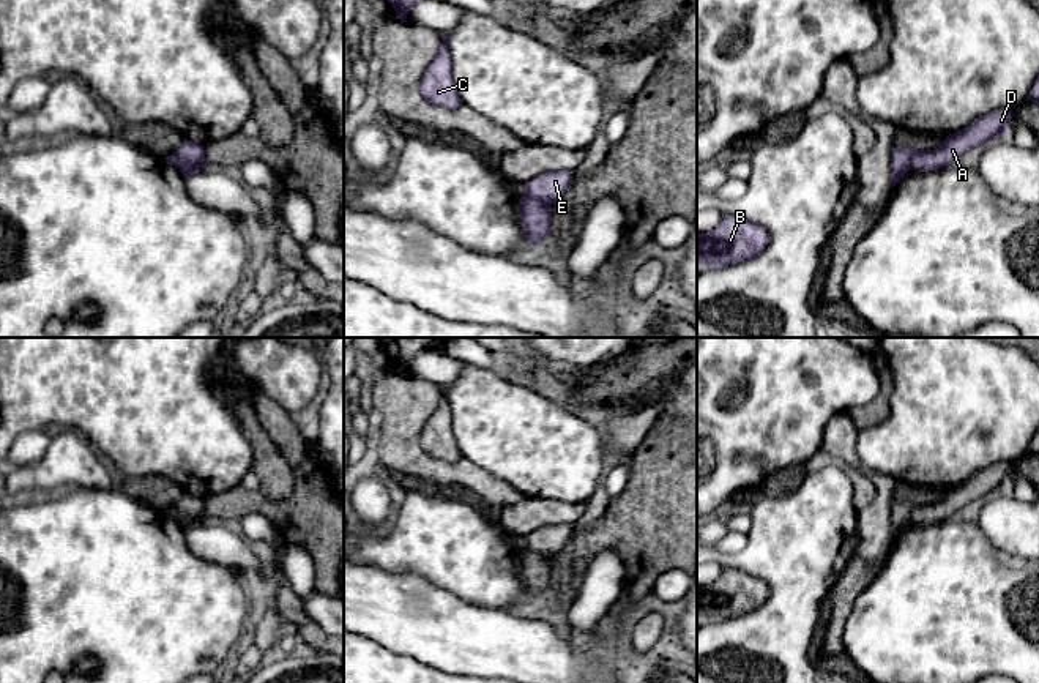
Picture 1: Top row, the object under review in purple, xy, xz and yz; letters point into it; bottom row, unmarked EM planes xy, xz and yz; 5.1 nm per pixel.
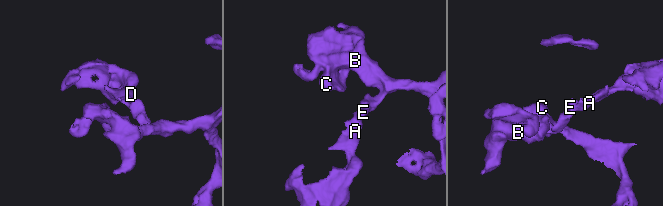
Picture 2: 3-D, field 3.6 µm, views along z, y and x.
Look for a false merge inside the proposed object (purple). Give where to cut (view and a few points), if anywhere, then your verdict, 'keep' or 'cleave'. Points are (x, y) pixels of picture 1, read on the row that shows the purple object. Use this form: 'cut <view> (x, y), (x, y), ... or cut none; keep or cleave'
cut xy (174, 153), (186, 164), (186, 172); cleave

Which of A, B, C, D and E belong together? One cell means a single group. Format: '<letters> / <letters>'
A D / B C E

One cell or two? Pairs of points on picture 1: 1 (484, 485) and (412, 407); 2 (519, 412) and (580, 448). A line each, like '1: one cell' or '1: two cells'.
1: one cell
2: one cell

